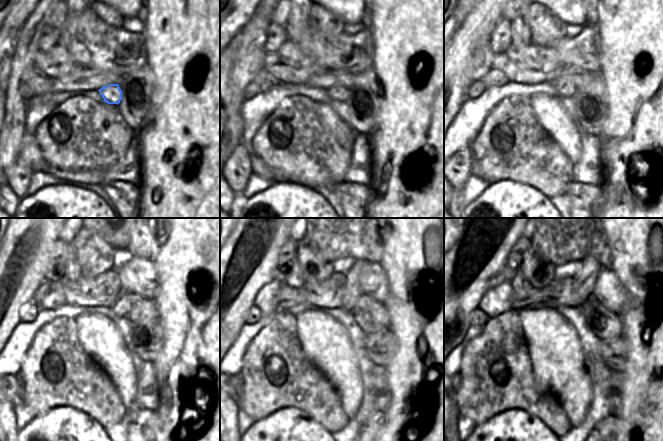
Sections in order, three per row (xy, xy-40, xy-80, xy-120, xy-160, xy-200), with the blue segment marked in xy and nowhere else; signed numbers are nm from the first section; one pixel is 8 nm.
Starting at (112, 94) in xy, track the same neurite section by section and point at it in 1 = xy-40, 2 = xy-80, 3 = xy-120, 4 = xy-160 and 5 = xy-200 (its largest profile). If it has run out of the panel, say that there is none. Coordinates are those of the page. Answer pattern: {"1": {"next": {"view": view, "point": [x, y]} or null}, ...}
{"1": {"next": {"view": "xy-40", "point": [340, 93]}}, "2": {"next": {"view": "xy-80", "point": [565, 85]}}, "3": {"next": {"view": "xy-120", "point": [120, 308]}}, "4": {"next": {"view": "xy-160", "point": [352, 291]}}, "5": {"next": {"view": "xy-200", "point": [585, 280]}}}

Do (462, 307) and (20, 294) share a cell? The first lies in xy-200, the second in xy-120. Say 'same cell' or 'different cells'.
same cell

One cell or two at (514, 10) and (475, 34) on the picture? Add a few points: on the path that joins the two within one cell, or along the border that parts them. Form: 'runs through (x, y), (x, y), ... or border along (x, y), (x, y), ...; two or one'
border along (503, 10), (501, 17); two

